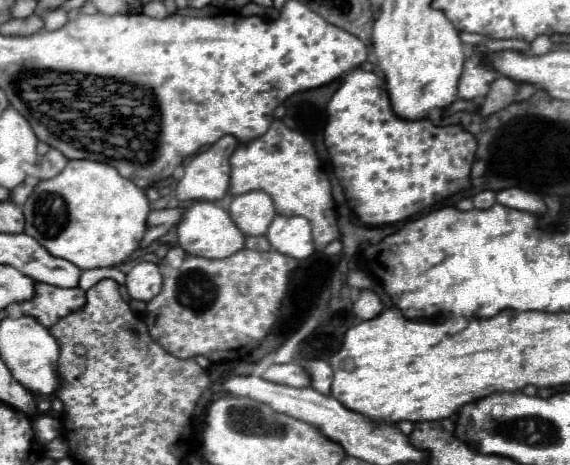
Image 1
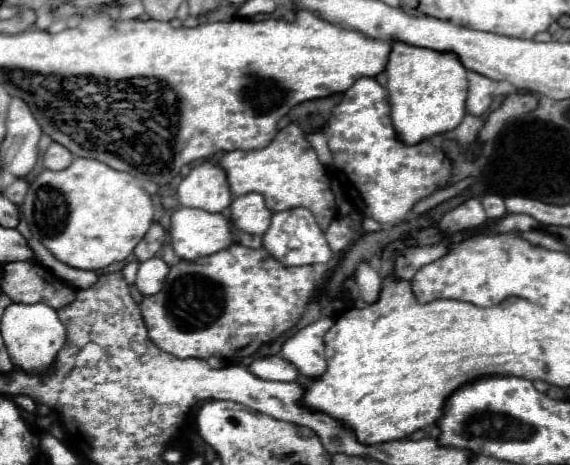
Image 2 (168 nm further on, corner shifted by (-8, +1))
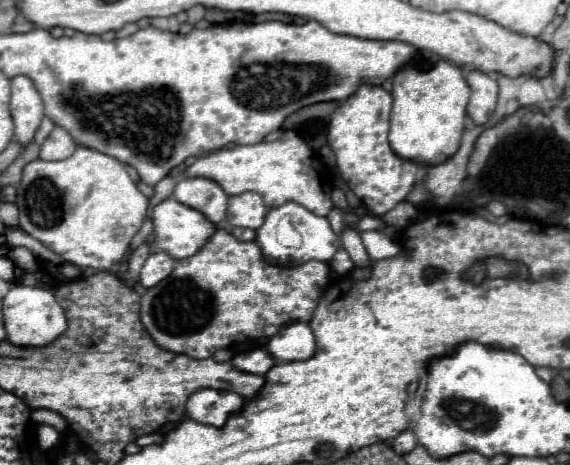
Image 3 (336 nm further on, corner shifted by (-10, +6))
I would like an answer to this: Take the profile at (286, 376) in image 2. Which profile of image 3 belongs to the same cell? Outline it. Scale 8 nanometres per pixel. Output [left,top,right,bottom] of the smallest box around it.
[230,349,274,375]

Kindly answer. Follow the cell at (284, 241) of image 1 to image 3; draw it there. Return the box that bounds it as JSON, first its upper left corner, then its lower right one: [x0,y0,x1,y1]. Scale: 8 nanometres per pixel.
[256,203,340,265]

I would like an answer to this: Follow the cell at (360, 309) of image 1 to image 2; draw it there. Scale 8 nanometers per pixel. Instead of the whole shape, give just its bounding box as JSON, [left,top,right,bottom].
[356,262,382,304]

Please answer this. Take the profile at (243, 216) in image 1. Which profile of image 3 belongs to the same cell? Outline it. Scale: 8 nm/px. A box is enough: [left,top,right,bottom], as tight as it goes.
[228,193,268,229]

